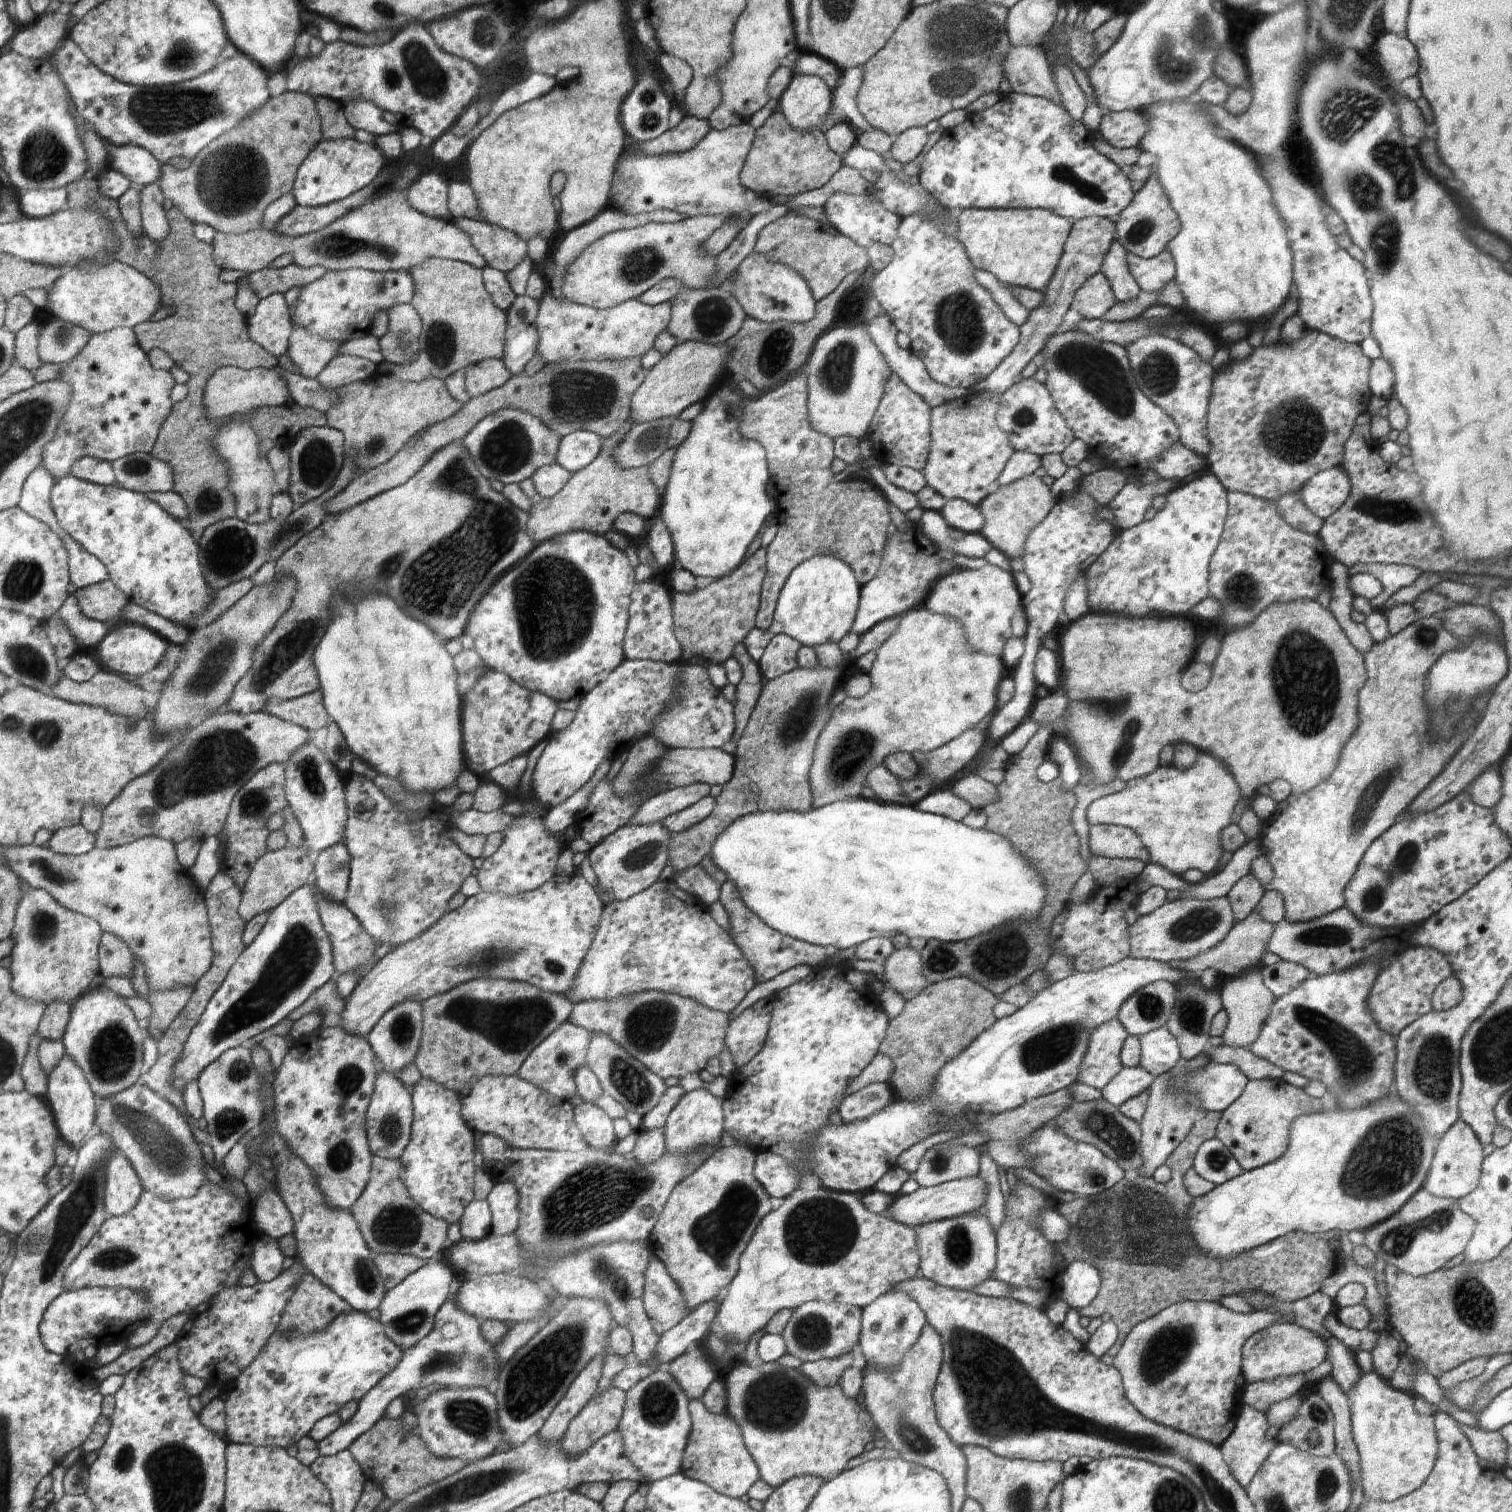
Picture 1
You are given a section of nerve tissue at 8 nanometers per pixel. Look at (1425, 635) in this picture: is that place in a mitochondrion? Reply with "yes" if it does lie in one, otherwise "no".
yes

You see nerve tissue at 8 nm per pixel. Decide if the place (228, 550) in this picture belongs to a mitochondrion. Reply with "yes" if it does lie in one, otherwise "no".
yes

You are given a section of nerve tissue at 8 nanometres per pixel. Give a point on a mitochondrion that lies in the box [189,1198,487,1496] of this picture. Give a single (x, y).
(397, 1225)

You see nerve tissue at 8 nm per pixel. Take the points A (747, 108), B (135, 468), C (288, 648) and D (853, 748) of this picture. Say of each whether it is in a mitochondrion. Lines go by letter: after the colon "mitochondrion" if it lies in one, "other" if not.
A: other
B: mitochondrion
C: mitochondrion
D: mitochondrion

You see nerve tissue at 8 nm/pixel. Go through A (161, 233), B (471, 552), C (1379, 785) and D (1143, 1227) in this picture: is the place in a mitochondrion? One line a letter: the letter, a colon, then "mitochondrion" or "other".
A: other
B: mitochondrion
C: mitochondrion
D: mitochondrion

